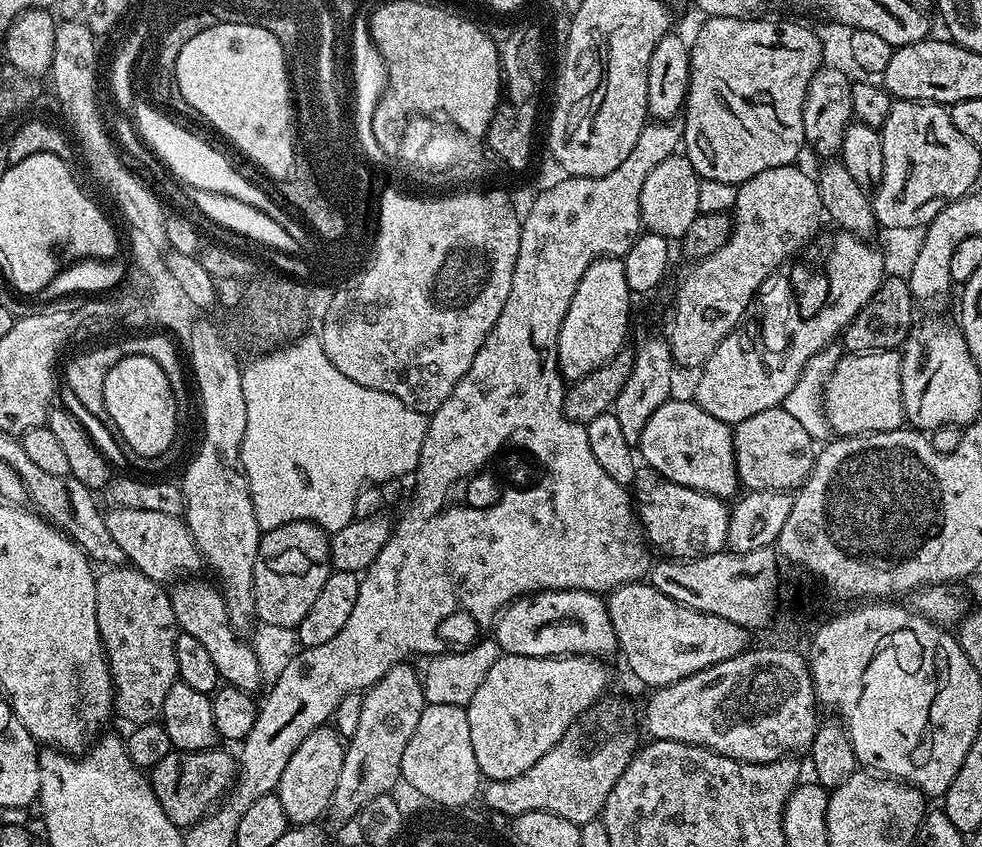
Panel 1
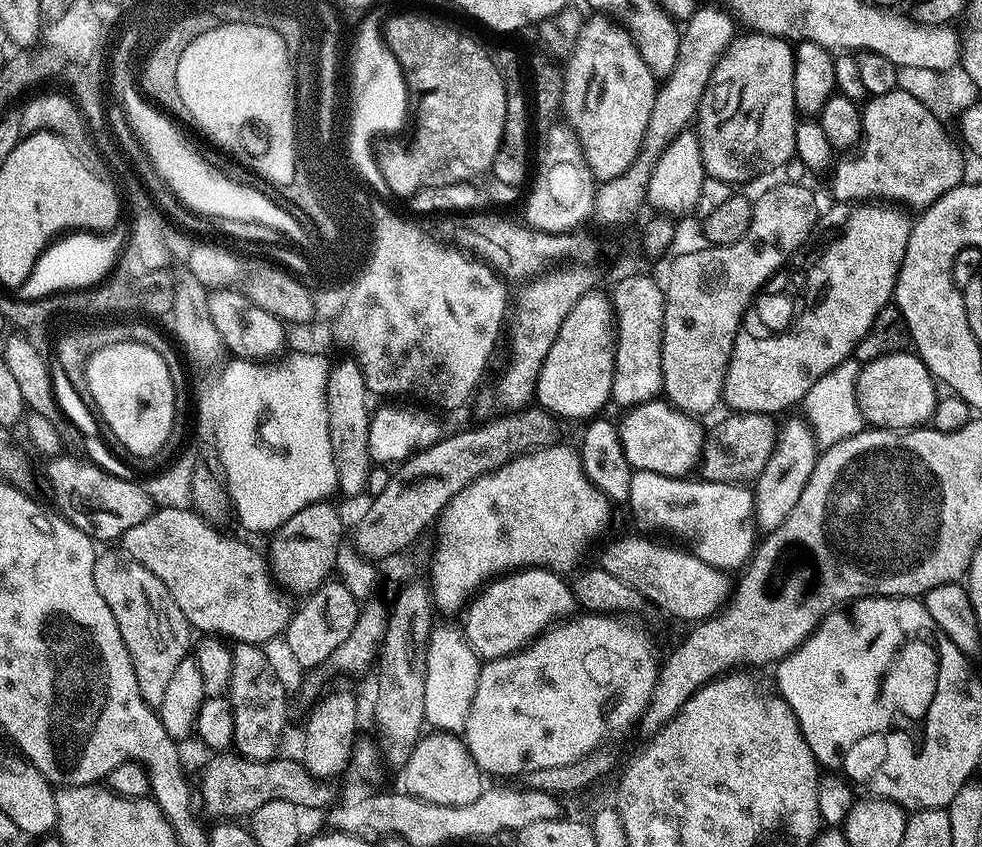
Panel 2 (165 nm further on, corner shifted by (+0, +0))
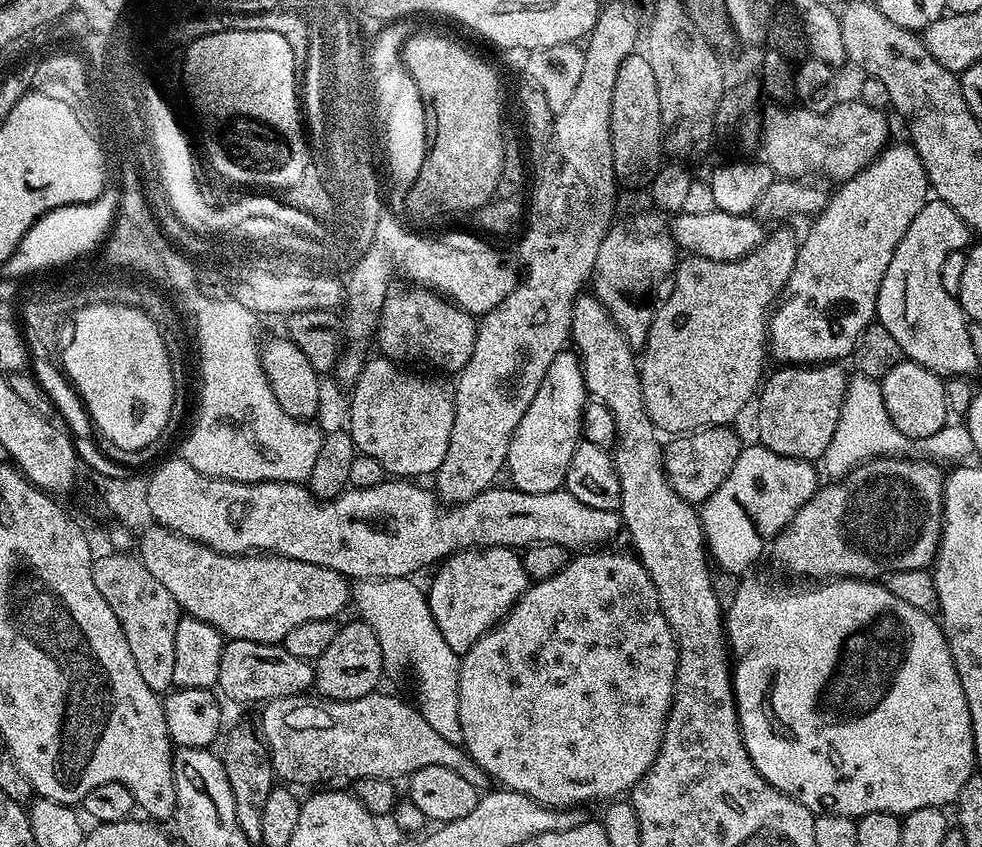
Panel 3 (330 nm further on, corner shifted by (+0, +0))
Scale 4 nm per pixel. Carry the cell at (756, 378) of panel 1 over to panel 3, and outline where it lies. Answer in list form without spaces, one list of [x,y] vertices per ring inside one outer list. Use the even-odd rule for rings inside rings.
[[[889,143],[884,151],[859,172],[839,185],[826,207],[811,221],[808,237],[799,241],[796,265],[788,279],[787,295],[775,305],[770,316],[770,352],[784,366],[811,366],[844,362],[851,357],[858,338],[876,320],[876,303],[882,278],[902,234],[918,218],[918,210],[930,199],[928,175],[922,158],[911,143]]]

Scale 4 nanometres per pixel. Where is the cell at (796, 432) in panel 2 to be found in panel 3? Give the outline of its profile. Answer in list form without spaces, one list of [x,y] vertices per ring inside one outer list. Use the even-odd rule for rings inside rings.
[[[839,363],[811,366],[780,366],[763,381],[758,393],[760,409],[756,412],[756,432],[765,448],[799,460],[819,461],[834,438],[840,407],[846,398],[850,379]]]

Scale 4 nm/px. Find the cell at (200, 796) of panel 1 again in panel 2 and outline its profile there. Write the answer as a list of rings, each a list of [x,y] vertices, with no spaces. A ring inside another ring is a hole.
[[[216,754],[211,758],[213,760],[204,768],[198,796],[208,803],[209,810],[216,818],[248,818],[254,810],[258,810],[258,806],[275,800],[294,802],[294,806],[301,810],[324,807],[327,809],[337,803],[337,785],[331,779],[309,774],[299,759],[273,758],[255,761],[245,760],[239,754]]]

